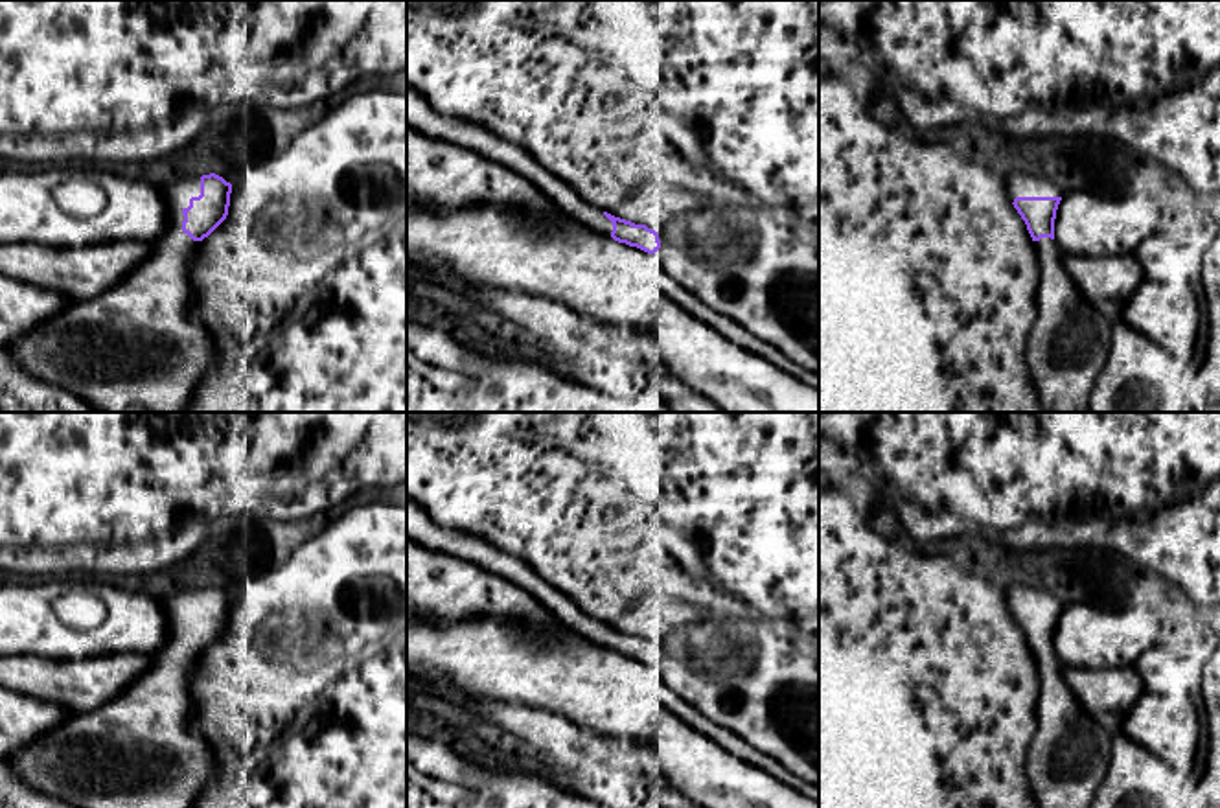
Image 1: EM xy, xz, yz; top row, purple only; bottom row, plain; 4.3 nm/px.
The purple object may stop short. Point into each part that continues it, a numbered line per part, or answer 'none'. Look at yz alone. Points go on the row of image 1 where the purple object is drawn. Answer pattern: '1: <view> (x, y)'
1: yz (1018, 184)

